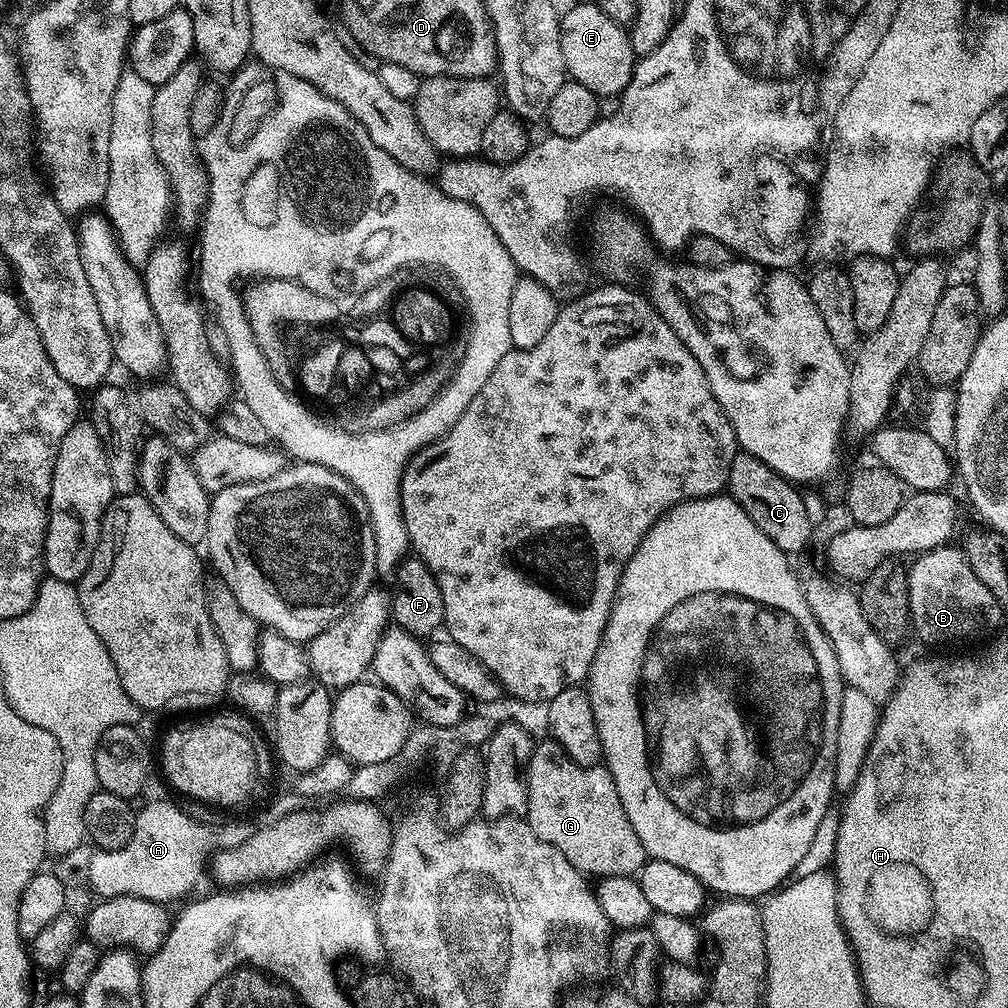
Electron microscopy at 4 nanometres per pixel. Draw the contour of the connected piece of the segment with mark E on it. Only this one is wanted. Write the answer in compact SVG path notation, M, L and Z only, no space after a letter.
M591 2L576 4L560 16L560 41L565 73L575 83L586 86L596 97L619 97L630 82L638 57L632 53L632 43L625 25L614 22Z

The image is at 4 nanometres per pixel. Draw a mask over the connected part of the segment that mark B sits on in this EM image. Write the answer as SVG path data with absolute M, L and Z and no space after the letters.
M941 546L931 548L928 552L919 553L916 560L907 569L908 574L908 615L910 617L910 628L924 644L956 644L959 640L976 640L979 636L988 636L1006 616L1005 609L982 586L982 578L974 574L974 566L970 566L967 554L963 547Z

